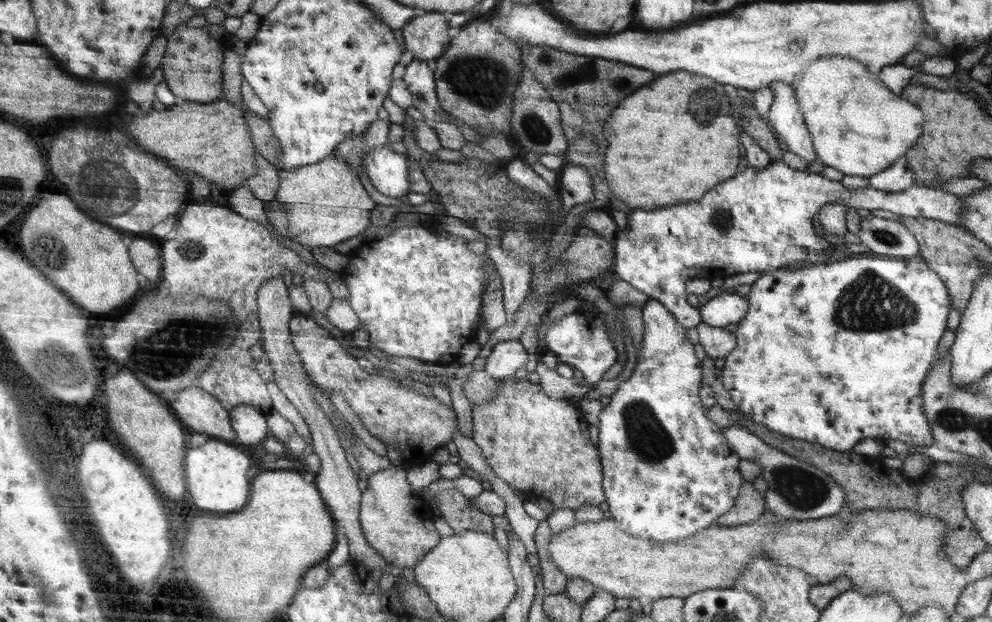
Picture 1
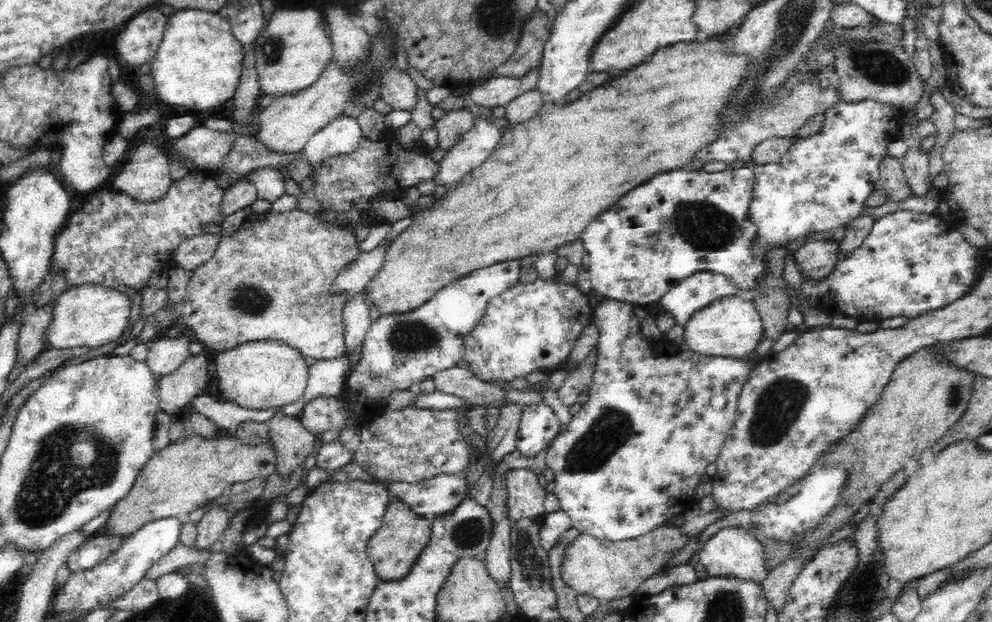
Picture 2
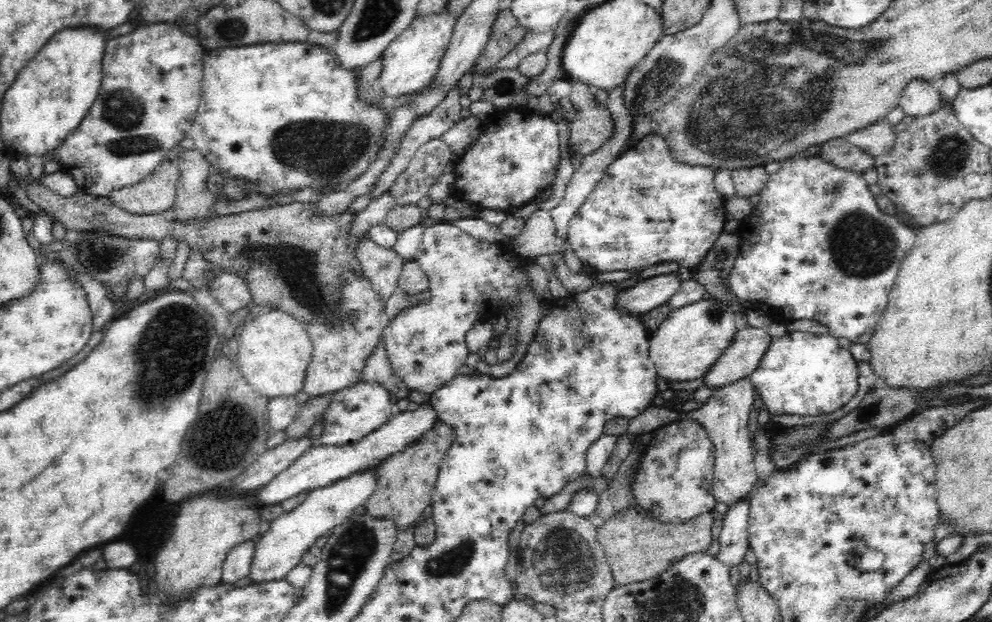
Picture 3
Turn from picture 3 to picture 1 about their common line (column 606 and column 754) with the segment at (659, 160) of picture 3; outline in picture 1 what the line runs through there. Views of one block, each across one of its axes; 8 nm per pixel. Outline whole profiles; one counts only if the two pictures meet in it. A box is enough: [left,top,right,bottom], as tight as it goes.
[613,160,964,328]

